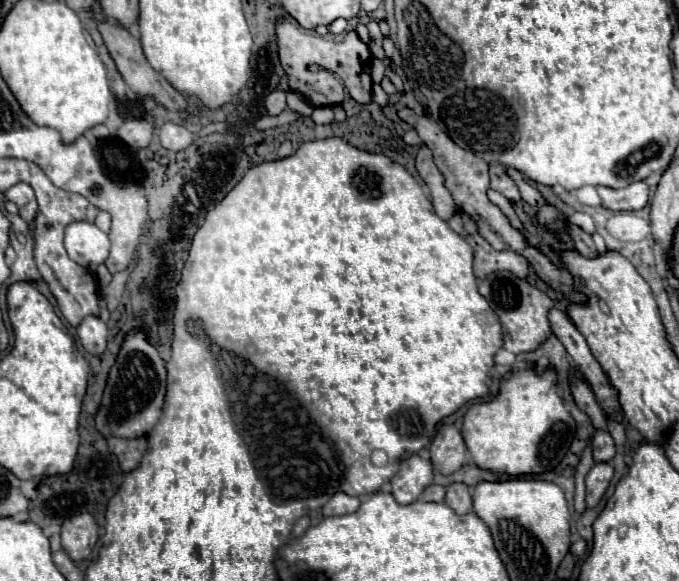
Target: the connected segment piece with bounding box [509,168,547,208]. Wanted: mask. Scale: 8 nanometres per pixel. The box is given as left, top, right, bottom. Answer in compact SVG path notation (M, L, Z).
M509 168L509 176L515 180L515 184L519 186L519 192L521 192L521 198L529 204L529 206L545 206L547 204L547 200L541 196L541 192L537 190L537 188L533 188L531 184L527 184L527 180L525 180L525 176L519 172L519 170L515 170L515 168Z

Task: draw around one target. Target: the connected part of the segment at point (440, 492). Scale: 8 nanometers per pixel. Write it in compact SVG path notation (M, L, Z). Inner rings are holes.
M439 484L427 486L421 494L421 500L427 500L427 502L443 502L443 498L445 498L445 488Z

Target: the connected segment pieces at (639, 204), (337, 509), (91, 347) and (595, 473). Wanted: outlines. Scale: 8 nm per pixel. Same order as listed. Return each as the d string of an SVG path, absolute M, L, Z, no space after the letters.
M637 180L627 188L597 186L597 192L603 198L603 206L609 210L641 210L649 200L647 180Z
M337 492L325 506L323 506L323 516L335 516L335 514L349 514L359 508L359 498L349 496L345 492Z
M89 314L77 326L77 336L87 352L101 354L107 346L107 324L99 316Z
M595 464L589 474L585 476L585 486L587 486L587 508L595 508L599 504L599 500L603 498L609 480L613 476L613 466L611 464Z

